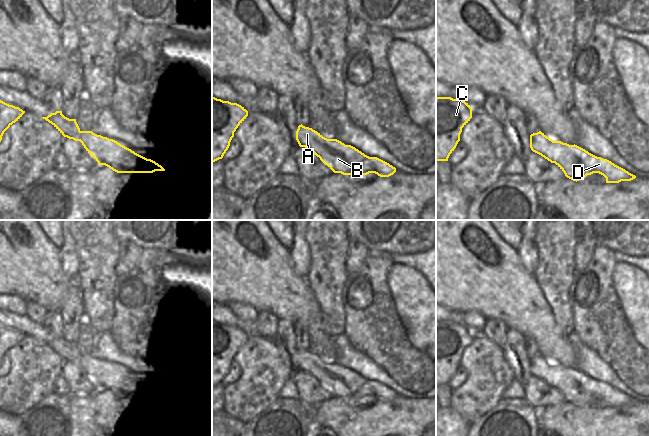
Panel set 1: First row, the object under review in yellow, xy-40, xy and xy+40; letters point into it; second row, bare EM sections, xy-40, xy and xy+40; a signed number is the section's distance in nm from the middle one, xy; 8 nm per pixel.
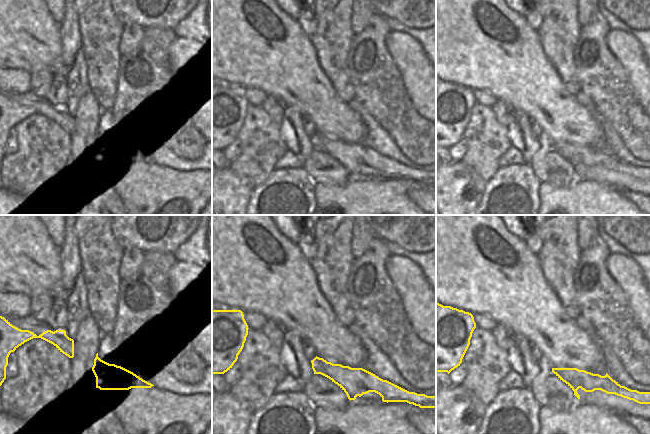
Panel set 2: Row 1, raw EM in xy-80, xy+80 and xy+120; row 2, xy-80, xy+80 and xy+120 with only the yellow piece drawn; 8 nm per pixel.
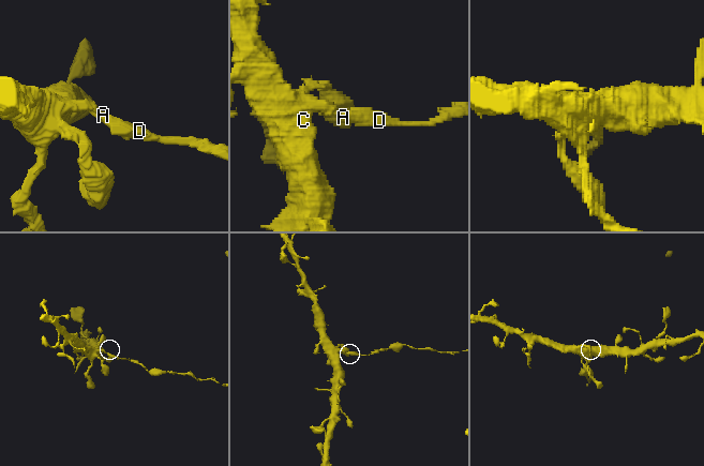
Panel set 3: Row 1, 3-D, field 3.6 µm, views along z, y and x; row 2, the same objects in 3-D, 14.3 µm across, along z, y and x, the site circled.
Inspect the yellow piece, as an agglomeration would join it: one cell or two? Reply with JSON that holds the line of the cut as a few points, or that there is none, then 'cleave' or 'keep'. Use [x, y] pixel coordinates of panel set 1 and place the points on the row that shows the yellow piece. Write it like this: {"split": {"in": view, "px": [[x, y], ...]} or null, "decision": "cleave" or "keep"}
{"split": {"in": "xy-40", "px": [[79, 131], [80, 140]]}, "decision": "cleave"}

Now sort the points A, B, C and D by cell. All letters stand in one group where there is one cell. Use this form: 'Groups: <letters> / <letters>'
Groups: A B D / C

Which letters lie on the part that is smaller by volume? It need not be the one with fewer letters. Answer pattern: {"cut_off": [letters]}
{"cut_off": ["A", "B", "D"]}

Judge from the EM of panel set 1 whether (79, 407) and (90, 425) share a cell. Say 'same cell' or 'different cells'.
same cell

